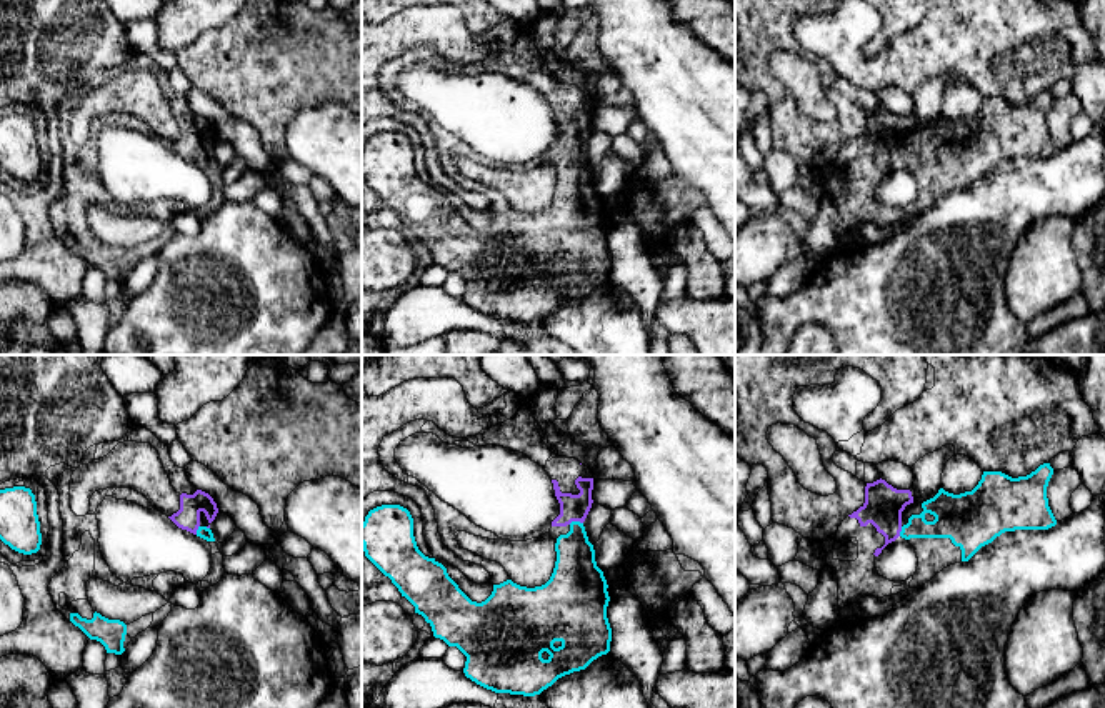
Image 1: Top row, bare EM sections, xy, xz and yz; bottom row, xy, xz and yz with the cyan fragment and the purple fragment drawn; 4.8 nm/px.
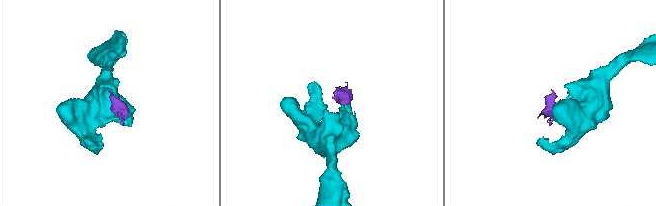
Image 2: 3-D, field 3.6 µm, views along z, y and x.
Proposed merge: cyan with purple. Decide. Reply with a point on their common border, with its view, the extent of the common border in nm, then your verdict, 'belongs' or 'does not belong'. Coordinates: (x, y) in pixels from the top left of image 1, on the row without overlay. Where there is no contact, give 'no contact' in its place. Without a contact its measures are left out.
meets cyan in xz at (575, 149); contact 70 nm long; belongs

